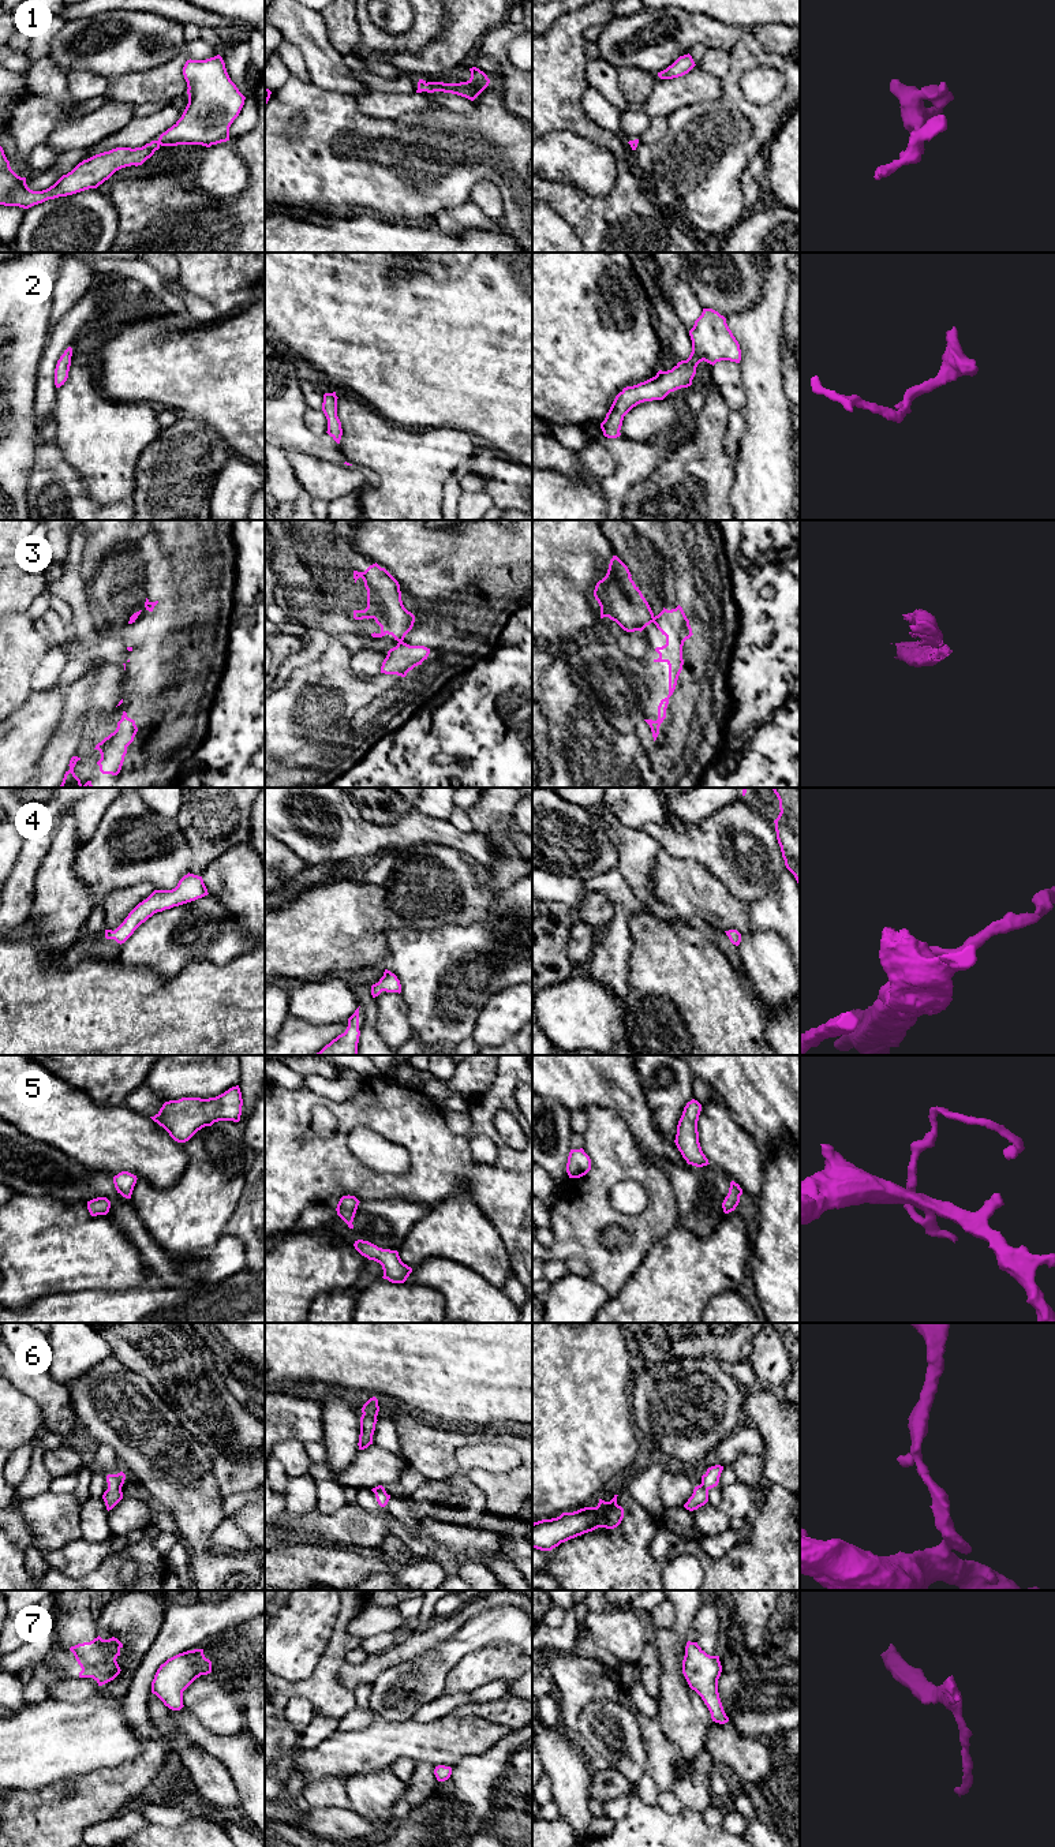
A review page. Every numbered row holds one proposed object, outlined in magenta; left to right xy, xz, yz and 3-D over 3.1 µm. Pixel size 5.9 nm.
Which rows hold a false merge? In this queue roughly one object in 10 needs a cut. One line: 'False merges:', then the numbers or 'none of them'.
False merges: 3

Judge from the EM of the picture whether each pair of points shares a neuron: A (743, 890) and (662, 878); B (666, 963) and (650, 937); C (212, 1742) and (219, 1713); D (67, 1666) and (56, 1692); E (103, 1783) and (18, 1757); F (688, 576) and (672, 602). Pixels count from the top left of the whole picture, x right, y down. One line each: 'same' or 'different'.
A: different
B: same
C: different
D: different
E: different
F: different

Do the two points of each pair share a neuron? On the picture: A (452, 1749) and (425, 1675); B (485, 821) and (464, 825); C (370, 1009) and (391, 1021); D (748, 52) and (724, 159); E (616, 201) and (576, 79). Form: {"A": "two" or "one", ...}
{"A": "two", "B": "two", "C": "two", "D": "one", "E": "one"}

